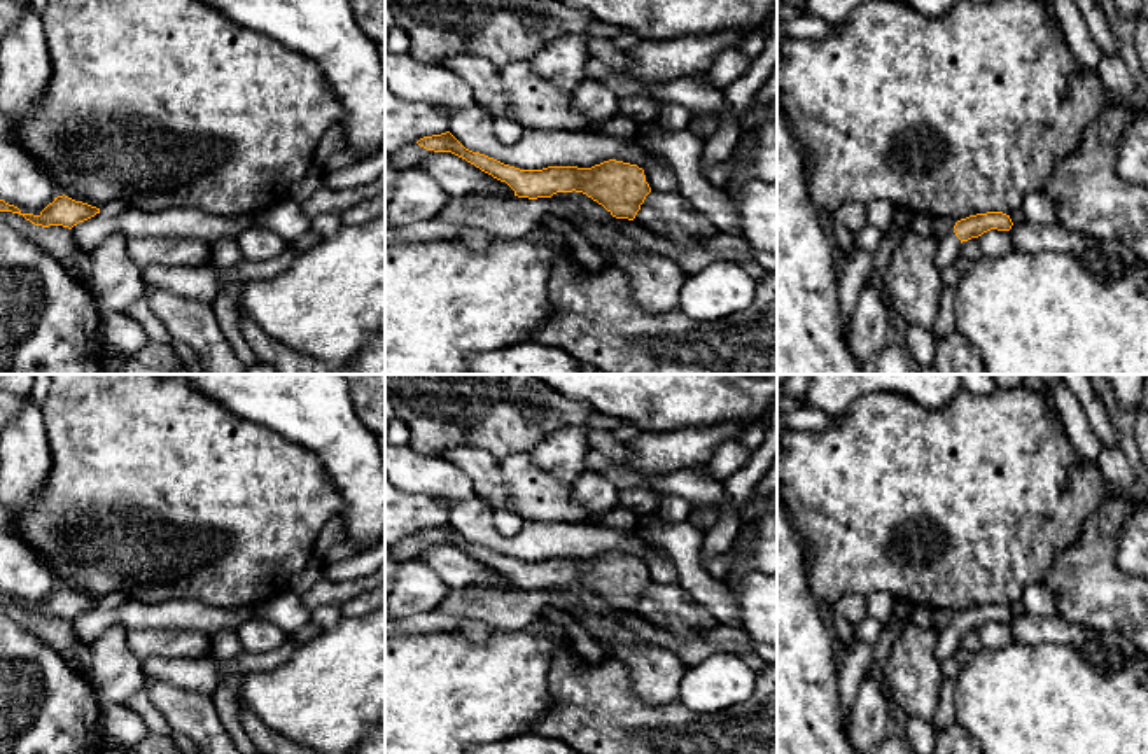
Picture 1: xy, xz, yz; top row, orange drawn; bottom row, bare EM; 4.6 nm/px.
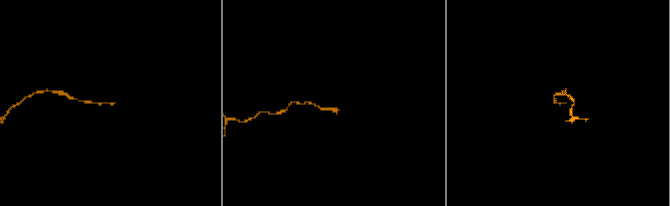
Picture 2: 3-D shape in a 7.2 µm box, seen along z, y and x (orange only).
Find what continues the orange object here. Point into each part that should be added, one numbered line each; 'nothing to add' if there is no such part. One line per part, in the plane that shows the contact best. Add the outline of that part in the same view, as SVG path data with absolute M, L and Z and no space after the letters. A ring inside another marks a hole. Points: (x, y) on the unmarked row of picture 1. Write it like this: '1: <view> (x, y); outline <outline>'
1: yz (949, 639); outline M950 625L938 632L938 642L934 647L934 656L942 663L947 658L952 658L957 649L961 647L961 632L956 628L956 625Z

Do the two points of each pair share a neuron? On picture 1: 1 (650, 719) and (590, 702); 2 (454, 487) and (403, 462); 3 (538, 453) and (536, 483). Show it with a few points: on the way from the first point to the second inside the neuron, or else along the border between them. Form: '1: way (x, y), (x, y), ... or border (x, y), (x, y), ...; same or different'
1: way (636, 719), (608, 719), (604, 716); same
2: way (441, 480), (415, 474); same
3: border (527, 453), (543, 469), (571, 485); different

